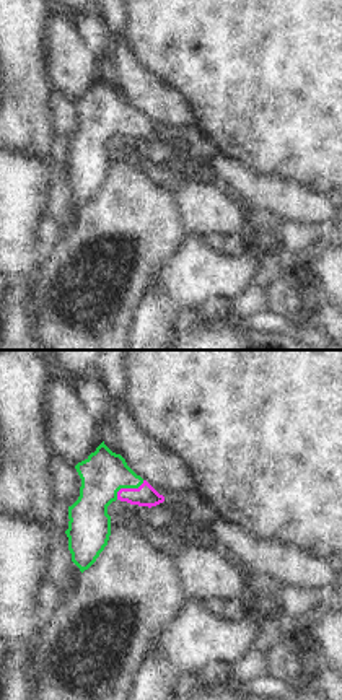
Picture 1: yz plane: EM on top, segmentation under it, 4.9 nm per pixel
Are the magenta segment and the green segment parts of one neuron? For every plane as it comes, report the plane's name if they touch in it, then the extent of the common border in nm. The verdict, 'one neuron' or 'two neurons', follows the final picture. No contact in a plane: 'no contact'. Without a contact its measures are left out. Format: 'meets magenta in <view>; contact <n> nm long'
meets magenta in yz; contact 170 nm long

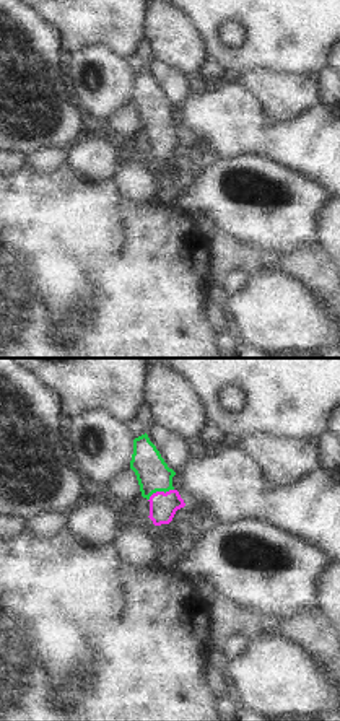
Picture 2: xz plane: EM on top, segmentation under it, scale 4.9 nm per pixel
meets magenta in xz; contact 140 nm long

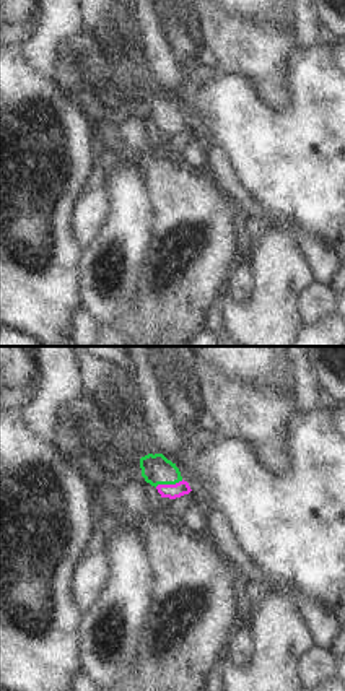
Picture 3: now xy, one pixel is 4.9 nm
meets magenta in xy; contact 150 nm long

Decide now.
one neuron

